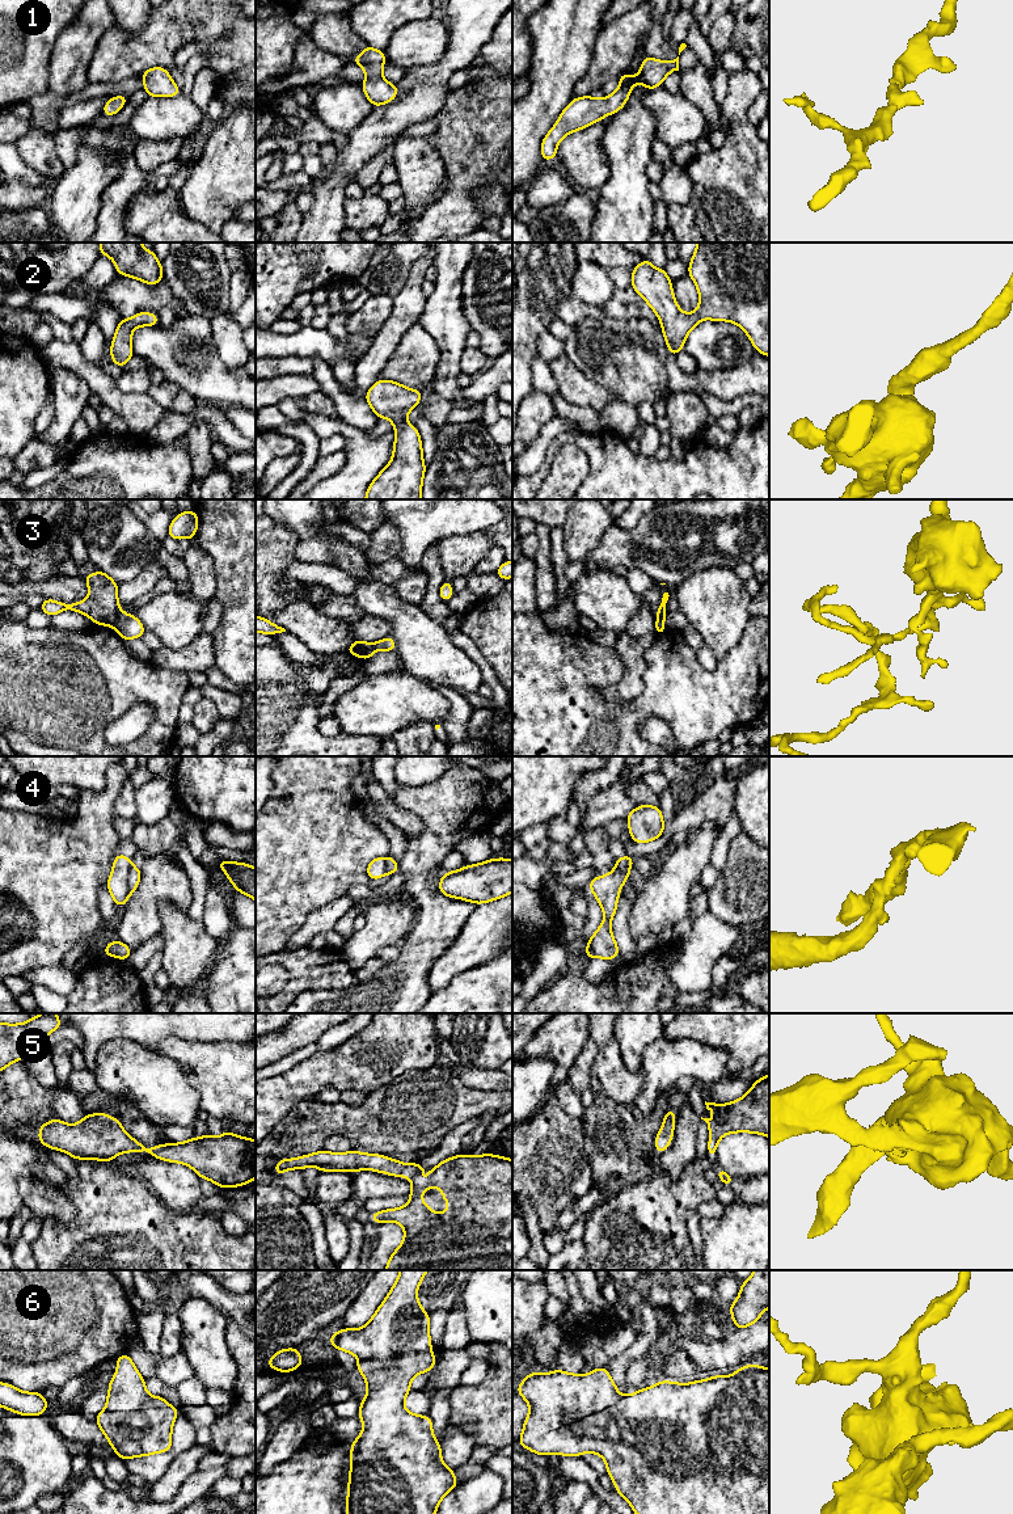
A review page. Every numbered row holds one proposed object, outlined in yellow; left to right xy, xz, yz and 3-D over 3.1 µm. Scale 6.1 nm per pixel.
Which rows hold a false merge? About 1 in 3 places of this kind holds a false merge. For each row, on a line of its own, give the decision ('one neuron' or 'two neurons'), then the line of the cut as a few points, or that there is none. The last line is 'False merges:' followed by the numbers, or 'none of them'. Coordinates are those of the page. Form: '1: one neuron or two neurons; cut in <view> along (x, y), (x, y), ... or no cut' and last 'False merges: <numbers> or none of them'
1: one neuron; no cut
2: one neuron; no cut
3: two neurons; cut in xy along (122, 614), (113, 625)
4: two neurons; cut in xy along (131, 865), (129, 894)
5: one neuron; no cut
6: one neuron; no cut
False merges: 3, 4

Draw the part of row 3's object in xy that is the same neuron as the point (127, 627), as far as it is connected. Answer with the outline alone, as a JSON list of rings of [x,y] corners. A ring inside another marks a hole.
[[[122,613],[114,629],[122,640],[140,638],[145,632],[144,625],[132,613]]]

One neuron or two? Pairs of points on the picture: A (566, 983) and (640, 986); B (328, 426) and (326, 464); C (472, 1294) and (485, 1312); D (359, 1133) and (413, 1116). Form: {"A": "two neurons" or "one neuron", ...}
{"A": "one neuron", "B": "two neurons", "C": "one neuron", "D": "one neuron"}

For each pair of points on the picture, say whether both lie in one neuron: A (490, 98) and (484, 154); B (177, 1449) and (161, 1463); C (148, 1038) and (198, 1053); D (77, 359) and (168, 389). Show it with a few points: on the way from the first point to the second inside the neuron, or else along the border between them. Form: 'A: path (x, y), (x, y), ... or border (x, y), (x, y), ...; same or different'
A: path (478, 112), (478, 140); same
B: border (169, 1451), (174, 1455); different
C: border (191, 1041), (168, 1037), (153, 1050); different
D: border (147, 392), (167, 410); different

